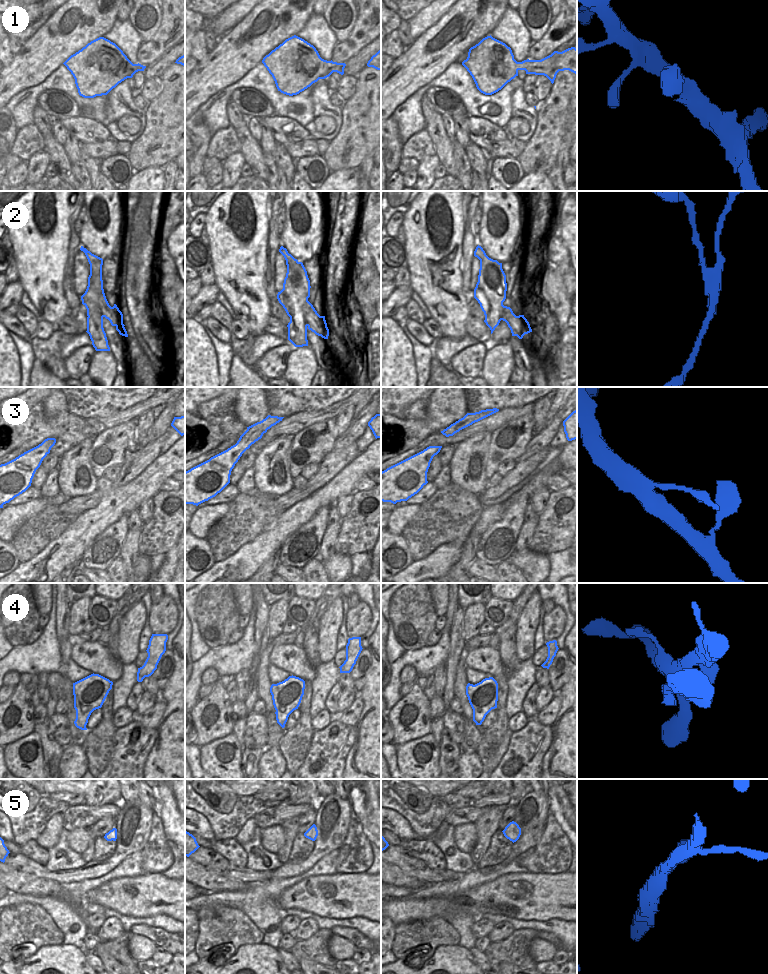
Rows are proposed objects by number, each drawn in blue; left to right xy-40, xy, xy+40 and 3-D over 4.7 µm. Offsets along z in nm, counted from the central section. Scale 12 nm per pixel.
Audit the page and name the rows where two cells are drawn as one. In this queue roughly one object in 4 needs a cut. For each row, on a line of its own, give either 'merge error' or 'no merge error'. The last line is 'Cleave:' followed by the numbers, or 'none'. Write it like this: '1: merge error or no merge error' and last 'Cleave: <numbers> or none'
1: no merge error
2: merge error
3: no merge error
4: no merge error
5: no merge error
Cleave: 2

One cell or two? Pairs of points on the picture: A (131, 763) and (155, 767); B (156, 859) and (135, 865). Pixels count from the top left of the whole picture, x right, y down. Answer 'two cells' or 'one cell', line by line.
A: two cells
B: two cells

